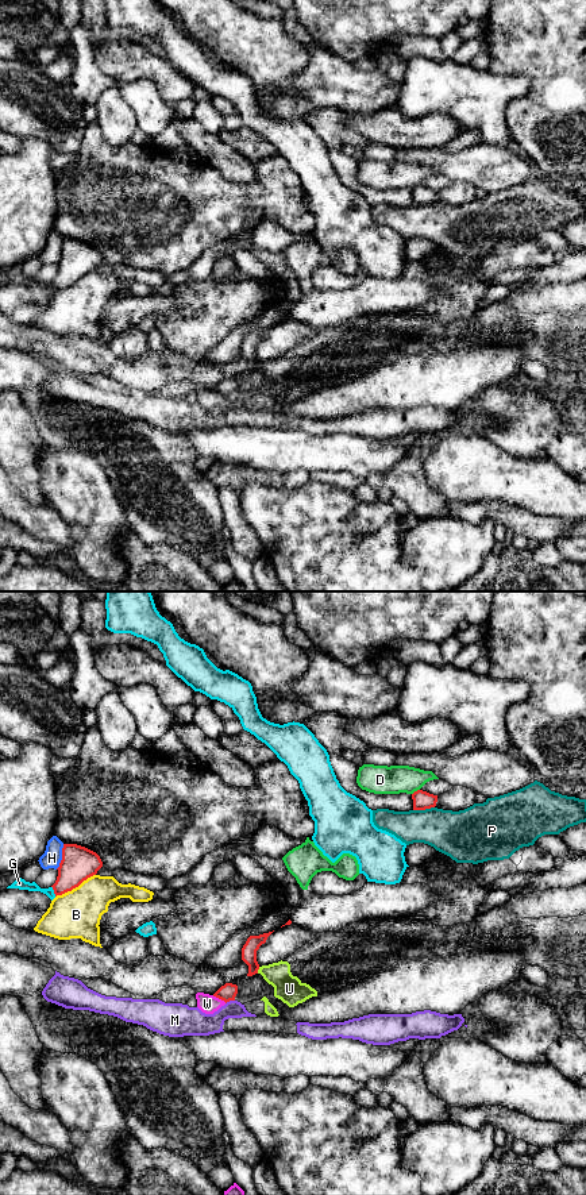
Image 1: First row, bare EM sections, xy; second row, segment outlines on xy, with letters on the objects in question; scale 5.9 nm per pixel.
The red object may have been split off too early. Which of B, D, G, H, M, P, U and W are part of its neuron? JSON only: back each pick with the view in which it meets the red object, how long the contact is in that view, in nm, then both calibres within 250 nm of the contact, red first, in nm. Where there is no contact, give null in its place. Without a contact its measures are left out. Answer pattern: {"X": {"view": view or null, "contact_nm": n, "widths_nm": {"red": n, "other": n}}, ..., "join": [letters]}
{"join": []}

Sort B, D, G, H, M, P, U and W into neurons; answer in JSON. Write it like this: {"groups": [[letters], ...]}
{"groups": [["B"], ["D"], ["G"], ["H"], ["M"], ["P"], ["U", "W"]]}

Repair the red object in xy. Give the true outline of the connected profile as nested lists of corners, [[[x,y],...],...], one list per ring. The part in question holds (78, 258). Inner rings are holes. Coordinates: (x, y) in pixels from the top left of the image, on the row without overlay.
[[[63,239],[58,271],[51,281],[55,292],[78,282],[101,262],[103,257],[96,247],[77,239]]]

